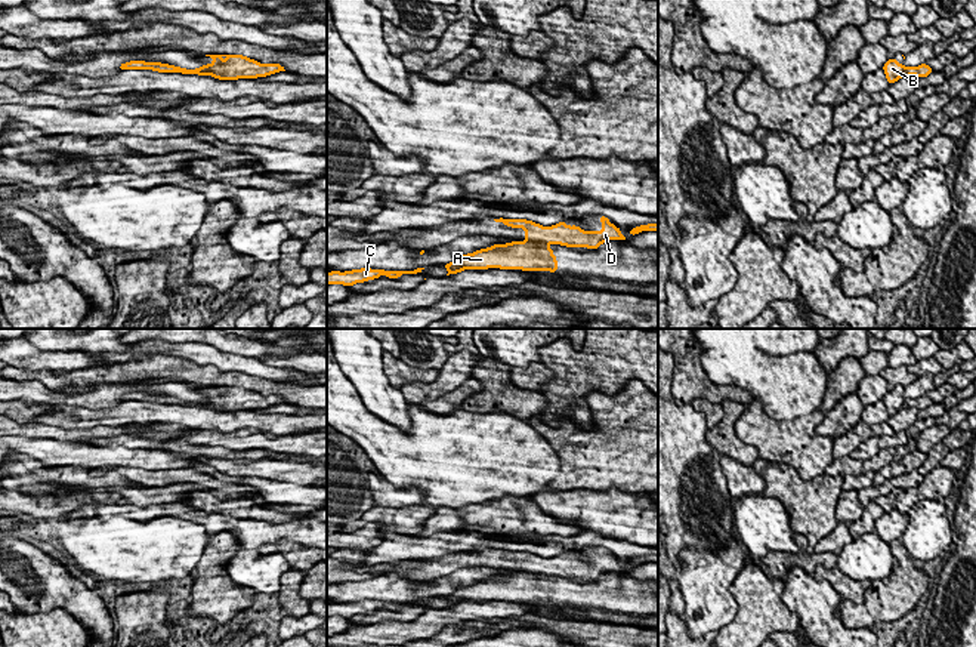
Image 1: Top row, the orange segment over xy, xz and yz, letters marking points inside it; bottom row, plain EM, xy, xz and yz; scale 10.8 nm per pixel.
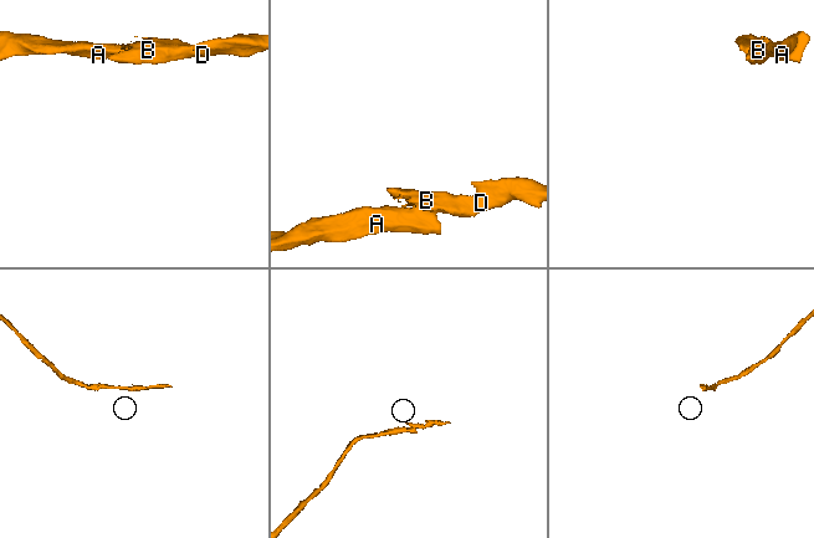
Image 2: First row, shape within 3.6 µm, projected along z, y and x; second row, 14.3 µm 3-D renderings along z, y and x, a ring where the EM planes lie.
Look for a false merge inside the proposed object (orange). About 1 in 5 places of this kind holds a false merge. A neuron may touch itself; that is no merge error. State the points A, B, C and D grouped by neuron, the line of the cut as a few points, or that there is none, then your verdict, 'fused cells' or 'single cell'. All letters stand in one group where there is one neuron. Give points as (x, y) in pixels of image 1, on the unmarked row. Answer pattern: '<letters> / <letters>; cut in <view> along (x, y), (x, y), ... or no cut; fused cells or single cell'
A C / B D; cut in xz along (525, 572), (543, 573), (546, 576); fused cells

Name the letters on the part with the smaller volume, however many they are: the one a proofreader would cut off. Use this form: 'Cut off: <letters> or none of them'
Cut off: B, D

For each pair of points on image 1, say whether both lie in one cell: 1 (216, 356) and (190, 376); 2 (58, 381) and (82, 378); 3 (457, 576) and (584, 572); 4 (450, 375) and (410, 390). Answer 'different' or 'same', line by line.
1: different
2: same
3: different
4: same

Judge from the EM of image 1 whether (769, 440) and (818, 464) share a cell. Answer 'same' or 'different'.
same

